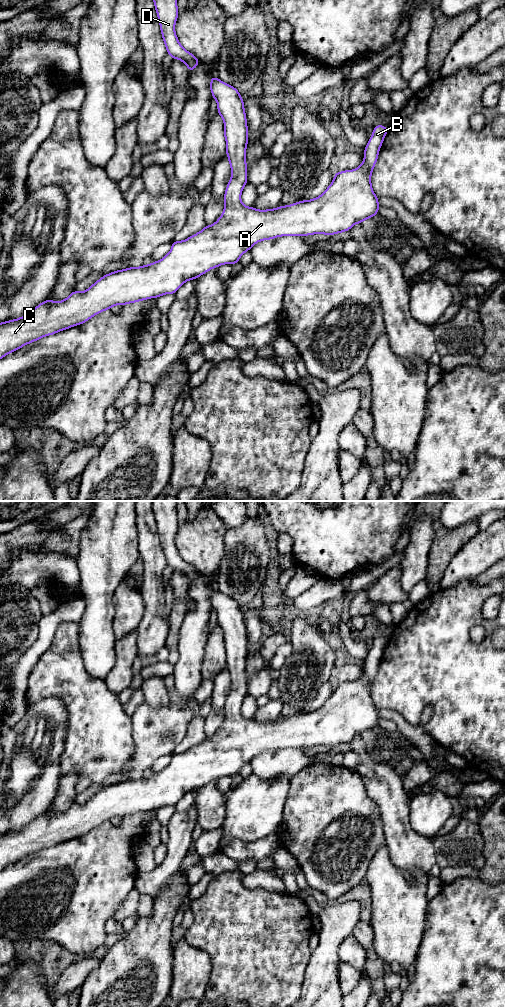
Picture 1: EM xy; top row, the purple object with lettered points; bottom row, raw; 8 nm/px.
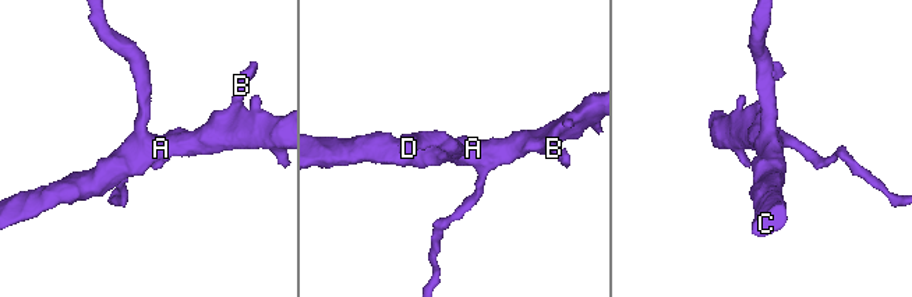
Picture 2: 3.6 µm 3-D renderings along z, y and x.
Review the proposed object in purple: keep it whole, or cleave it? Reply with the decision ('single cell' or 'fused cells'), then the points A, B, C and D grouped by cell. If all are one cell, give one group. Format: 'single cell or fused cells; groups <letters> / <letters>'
single cell; groups A B C D

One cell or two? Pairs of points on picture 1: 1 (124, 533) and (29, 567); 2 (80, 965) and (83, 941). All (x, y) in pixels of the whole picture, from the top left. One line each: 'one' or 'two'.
1: two
2: two

